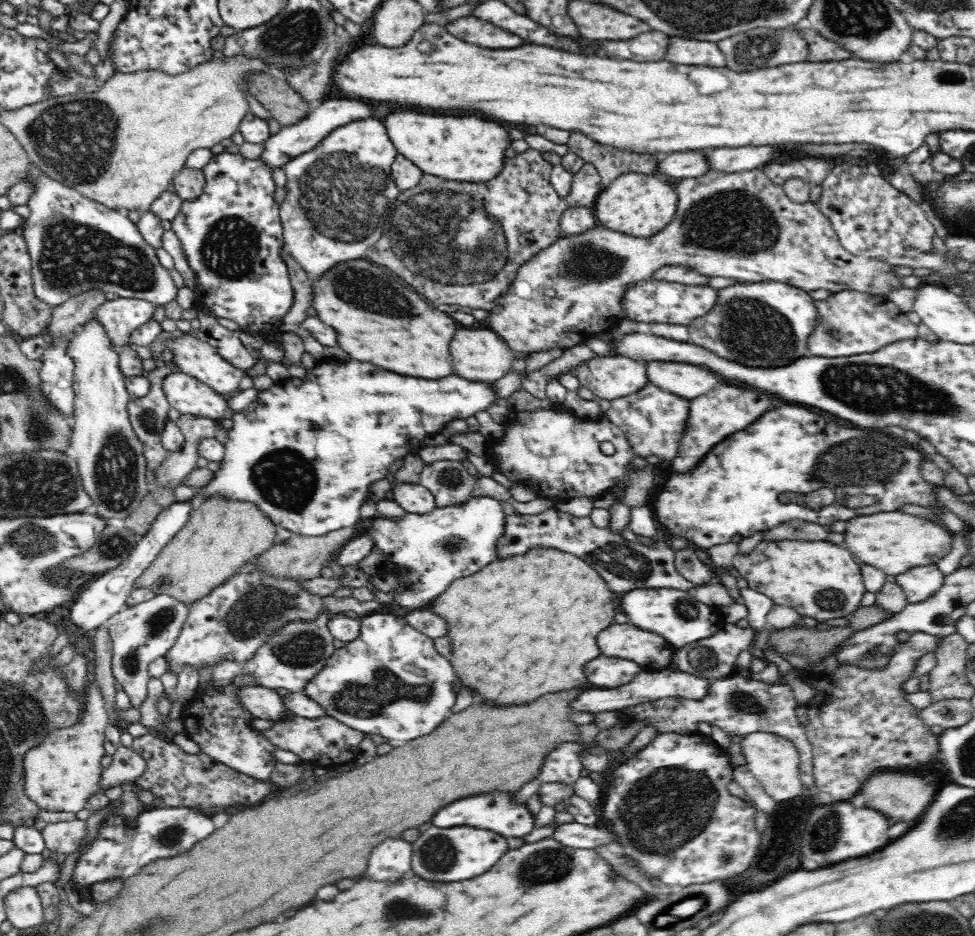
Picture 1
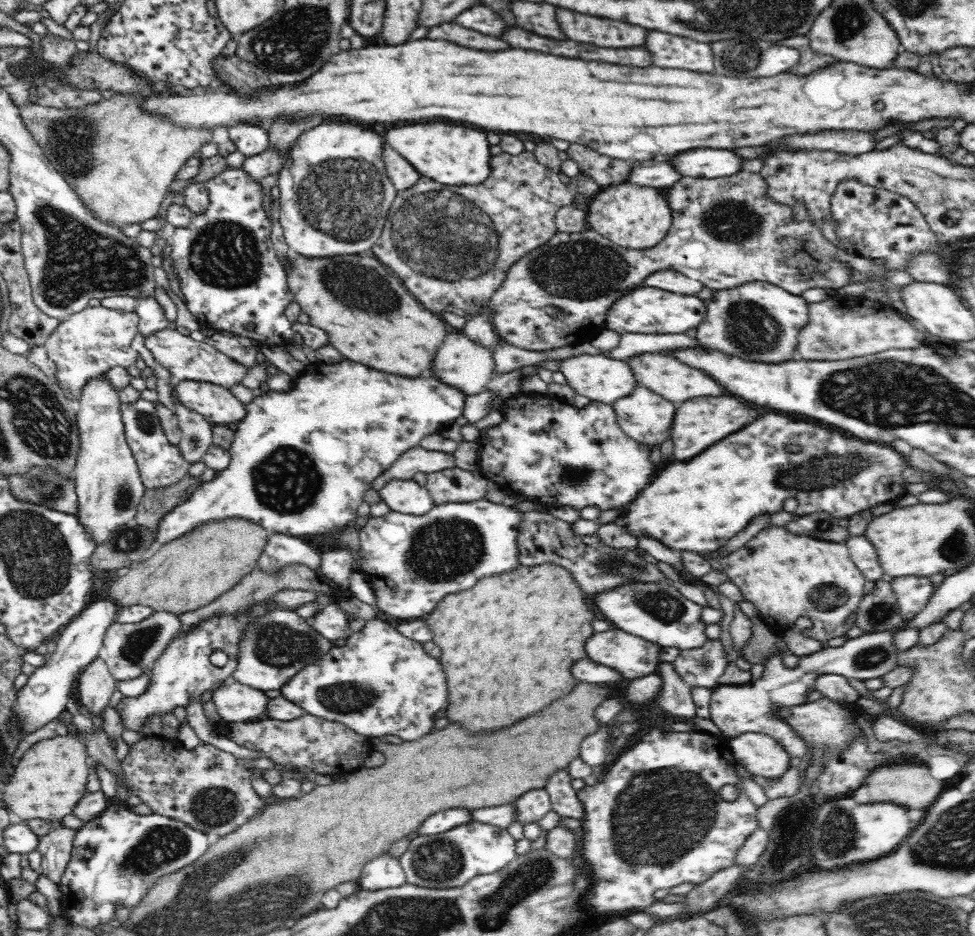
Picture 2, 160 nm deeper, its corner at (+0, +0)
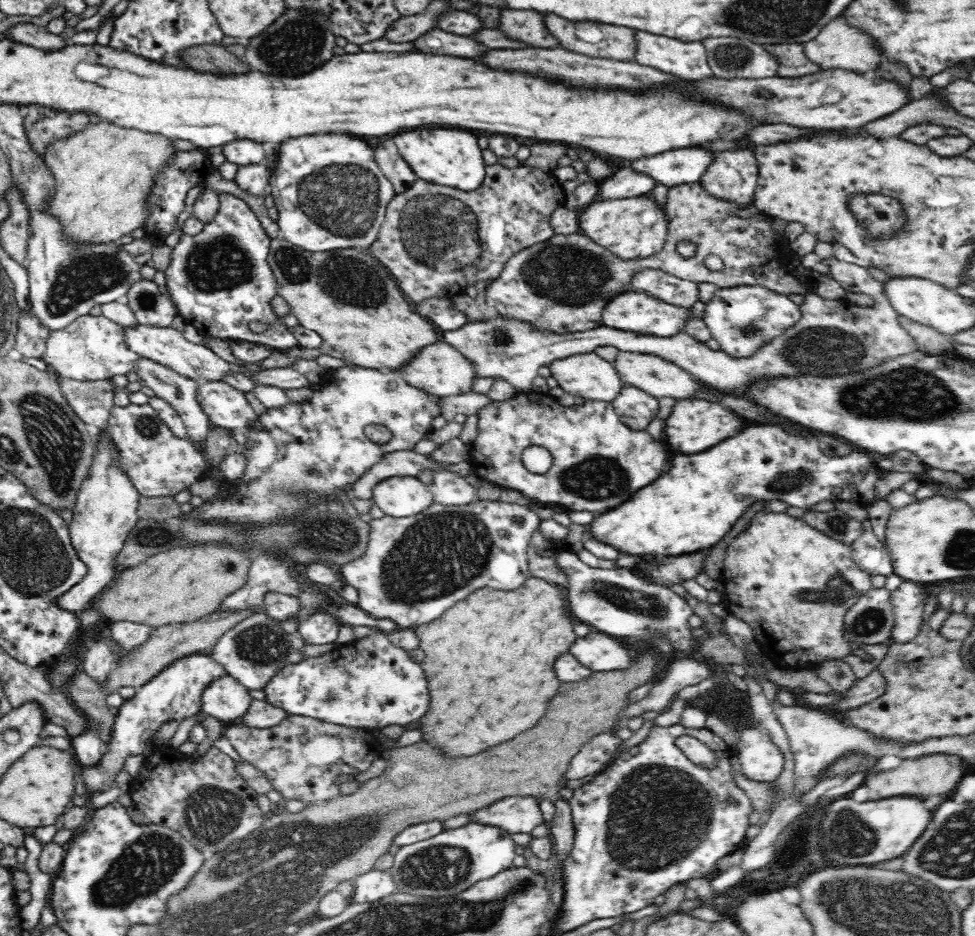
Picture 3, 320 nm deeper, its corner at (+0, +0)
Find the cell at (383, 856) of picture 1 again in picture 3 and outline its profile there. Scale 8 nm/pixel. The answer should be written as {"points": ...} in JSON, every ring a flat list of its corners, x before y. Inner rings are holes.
{"points":[[370,870,354,881,354,894,350,902,374,902,396,892,396,883,391,870]]}

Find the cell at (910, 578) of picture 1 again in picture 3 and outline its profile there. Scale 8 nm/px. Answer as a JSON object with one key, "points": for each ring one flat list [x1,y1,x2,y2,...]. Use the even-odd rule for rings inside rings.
{"points":[[902,580,890,594,895,620,892,639,894,643,912,641,919,634,923,622,928,585]]}

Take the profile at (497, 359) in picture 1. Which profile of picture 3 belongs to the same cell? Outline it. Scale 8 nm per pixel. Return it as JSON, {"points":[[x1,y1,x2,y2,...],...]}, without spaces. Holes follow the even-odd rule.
{"points":[[442,338,436,344,424,348,424,352,420,352,420,356,416,356,416,360,412,360,412,364,408,364,408,368,400,370,400,373,408,384,442,398,473,392,474,382,479,378,473,362,459,348]]}

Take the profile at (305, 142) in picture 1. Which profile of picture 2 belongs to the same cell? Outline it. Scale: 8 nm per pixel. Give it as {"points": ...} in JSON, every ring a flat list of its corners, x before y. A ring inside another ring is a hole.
{"points":[[294,142,283,149,278,147,269,146,266,150,259,152,254,156,246,158,242,168,246,172,250,173,254,179,259,180,266,178,266,176,272,176,272,174,278,174,280,170,290,161,292,148,294,148]]}

